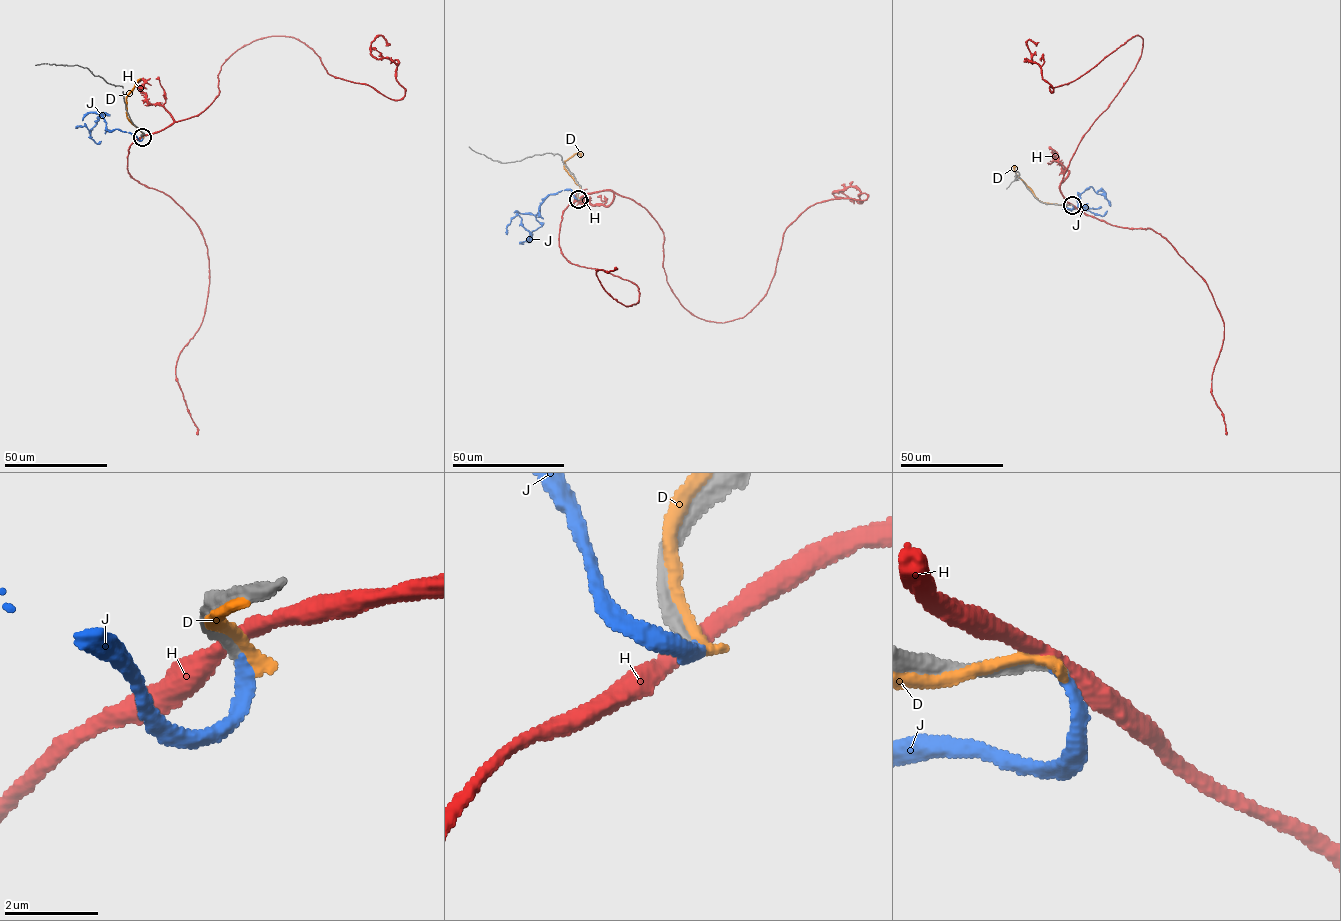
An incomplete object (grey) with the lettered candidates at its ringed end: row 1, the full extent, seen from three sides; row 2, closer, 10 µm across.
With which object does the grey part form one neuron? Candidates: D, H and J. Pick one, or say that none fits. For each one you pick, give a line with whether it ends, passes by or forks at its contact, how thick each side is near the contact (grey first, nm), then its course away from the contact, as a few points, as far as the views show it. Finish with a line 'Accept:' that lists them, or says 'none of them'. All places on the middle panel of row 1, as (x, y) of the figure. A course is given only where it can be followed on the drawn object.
J: it ends; calibres 280 and 240 nm; course (578, 199), (570, 190), (561, 190), (550, 195), (534, 215), (514, 212), (532, 236)
Accept: J

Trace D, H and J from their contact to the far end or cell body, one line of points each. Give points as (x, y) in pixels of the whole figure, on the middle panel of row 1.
D: (577, 196), (580, 185), (564, 168), (565, 161), (574, 154), (581, 156)
H: (578, 199), (643, 206), (672, 291), (719, 322), (757, 304), (808, 207), (867, 198), (846, 187), (853, 204)
J: (578, 199), (570, 190), (561, 190), (550, 195), (534, 215), (514, 212), (532, 236)

